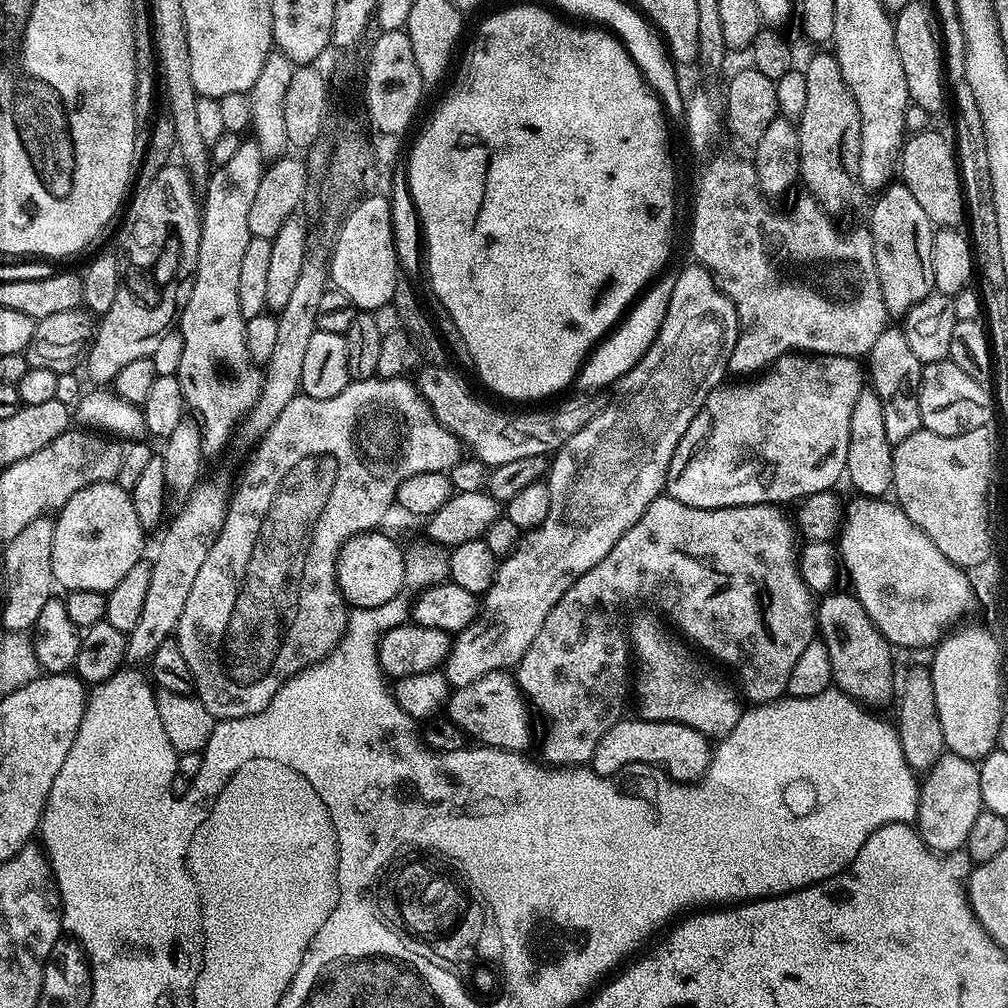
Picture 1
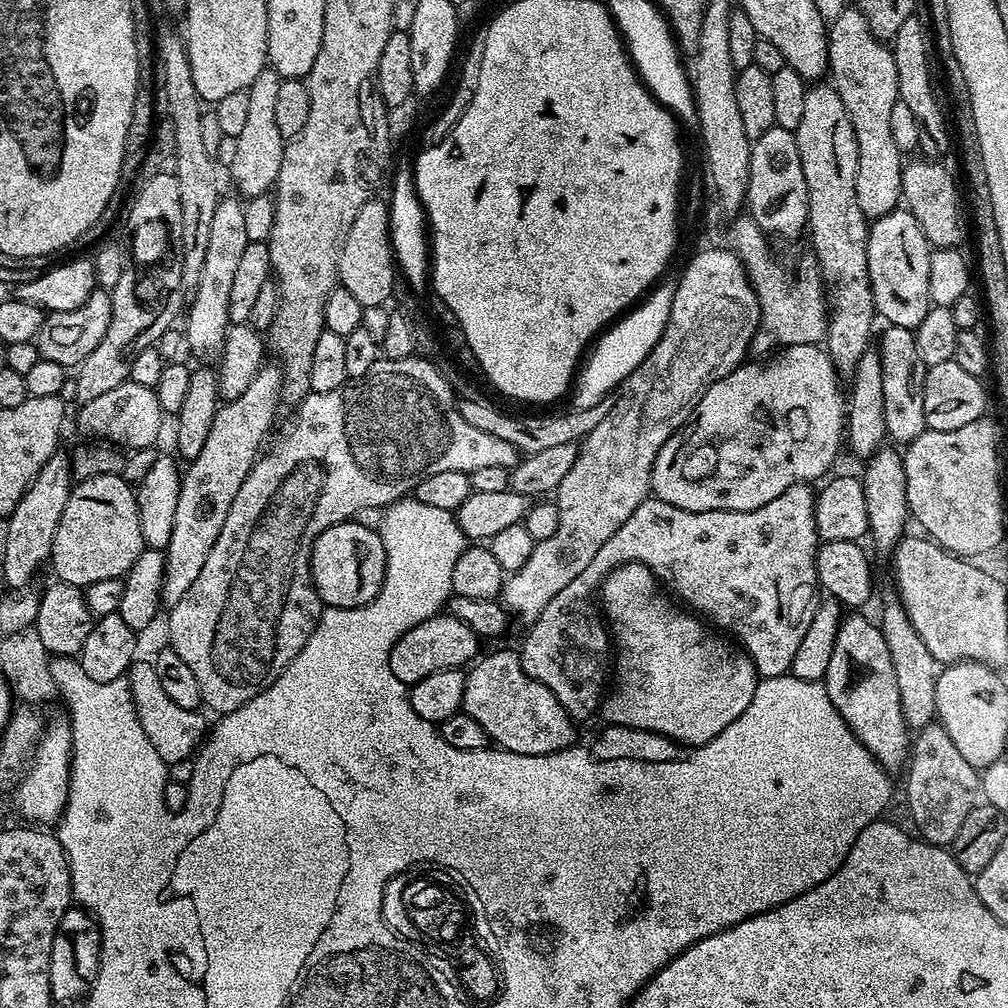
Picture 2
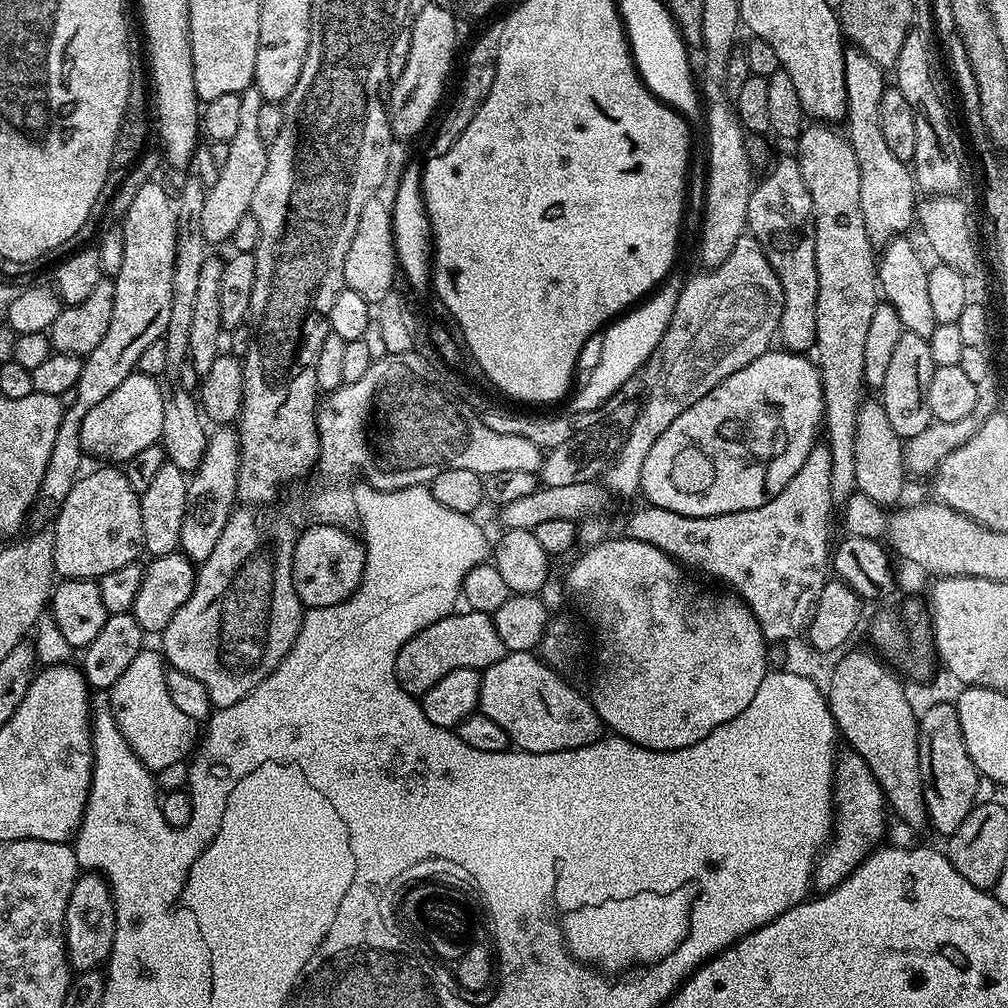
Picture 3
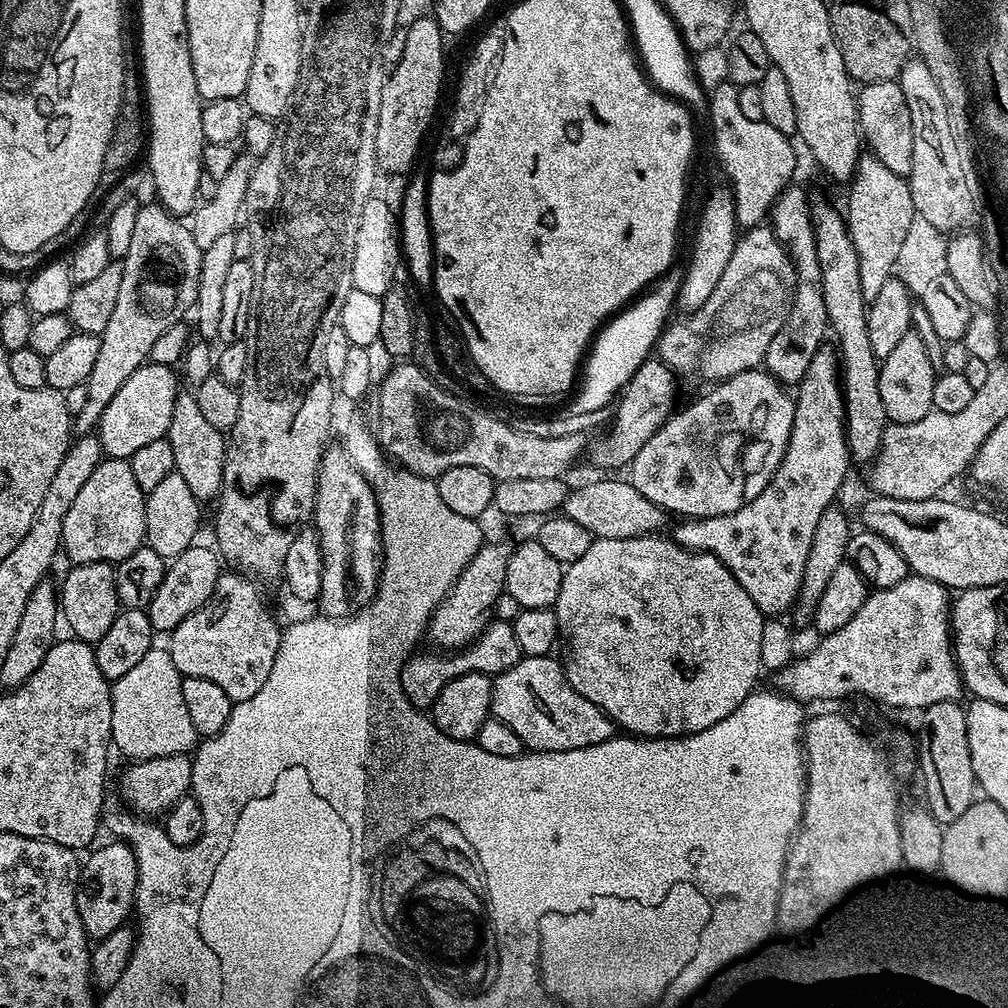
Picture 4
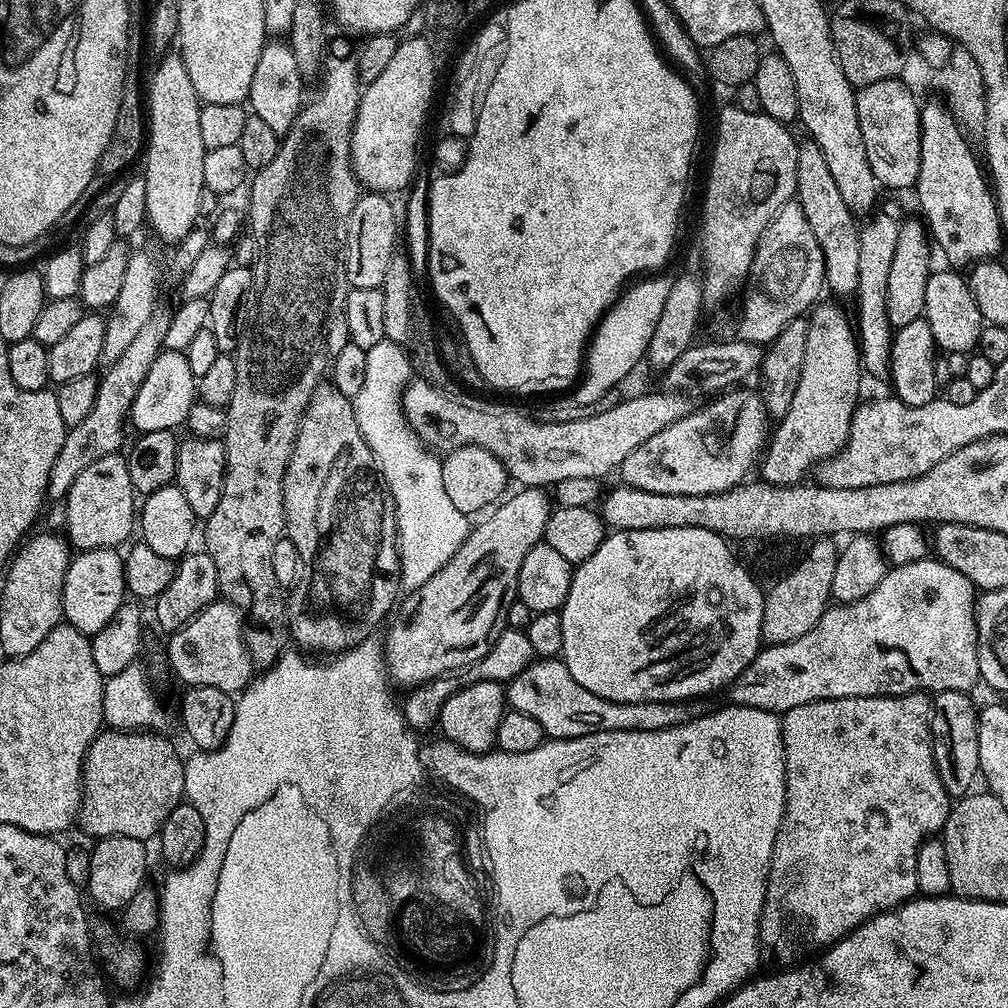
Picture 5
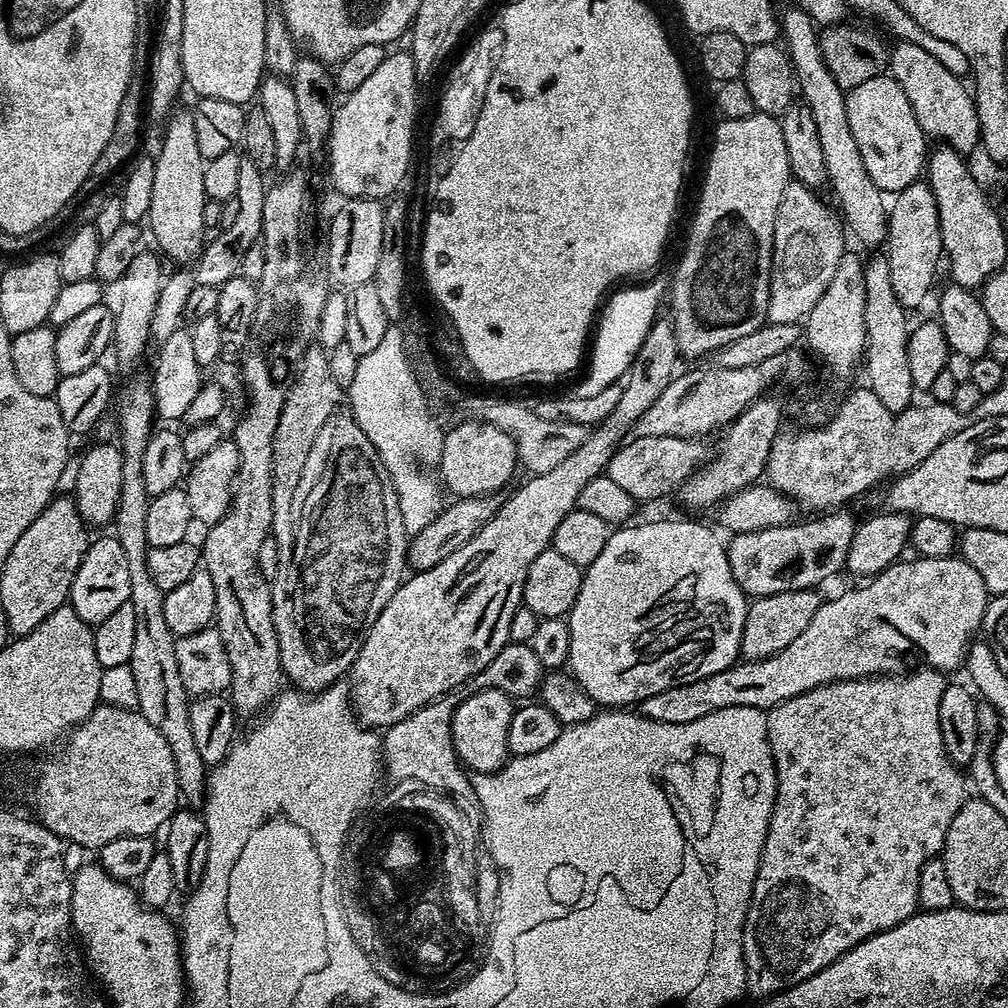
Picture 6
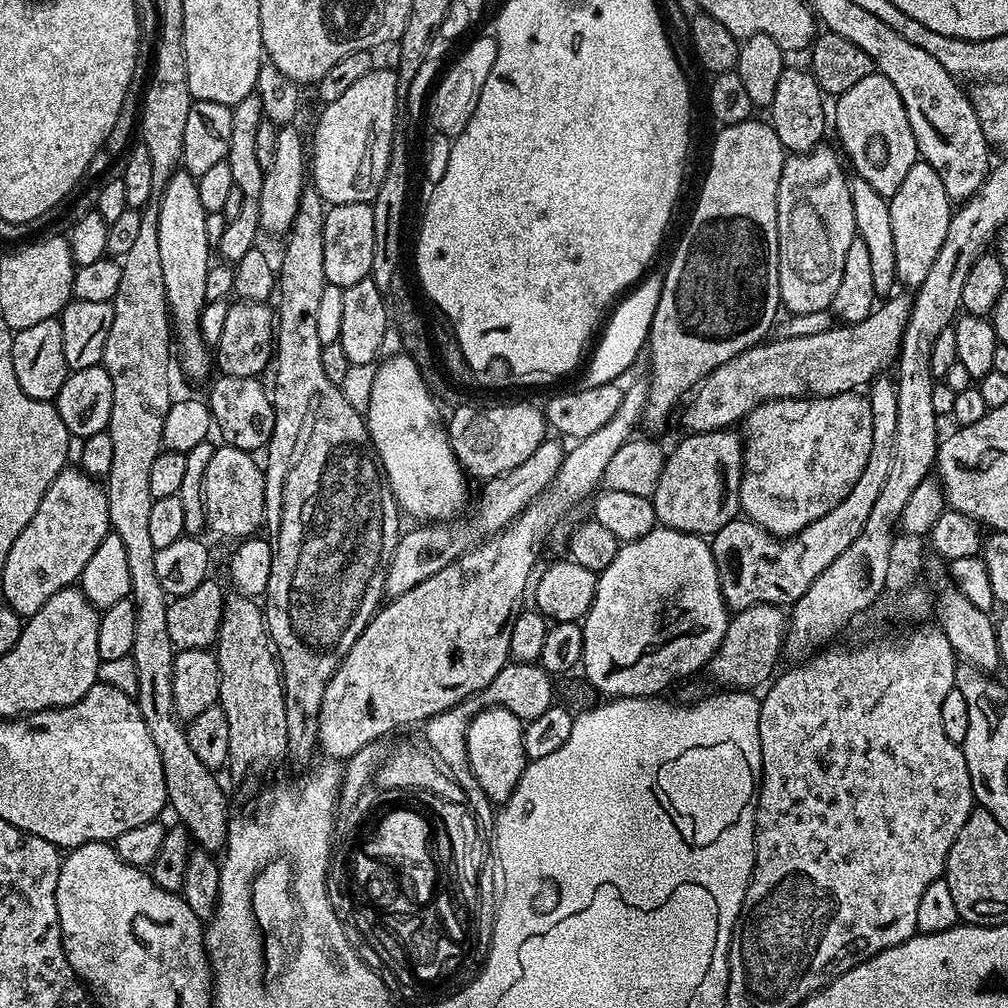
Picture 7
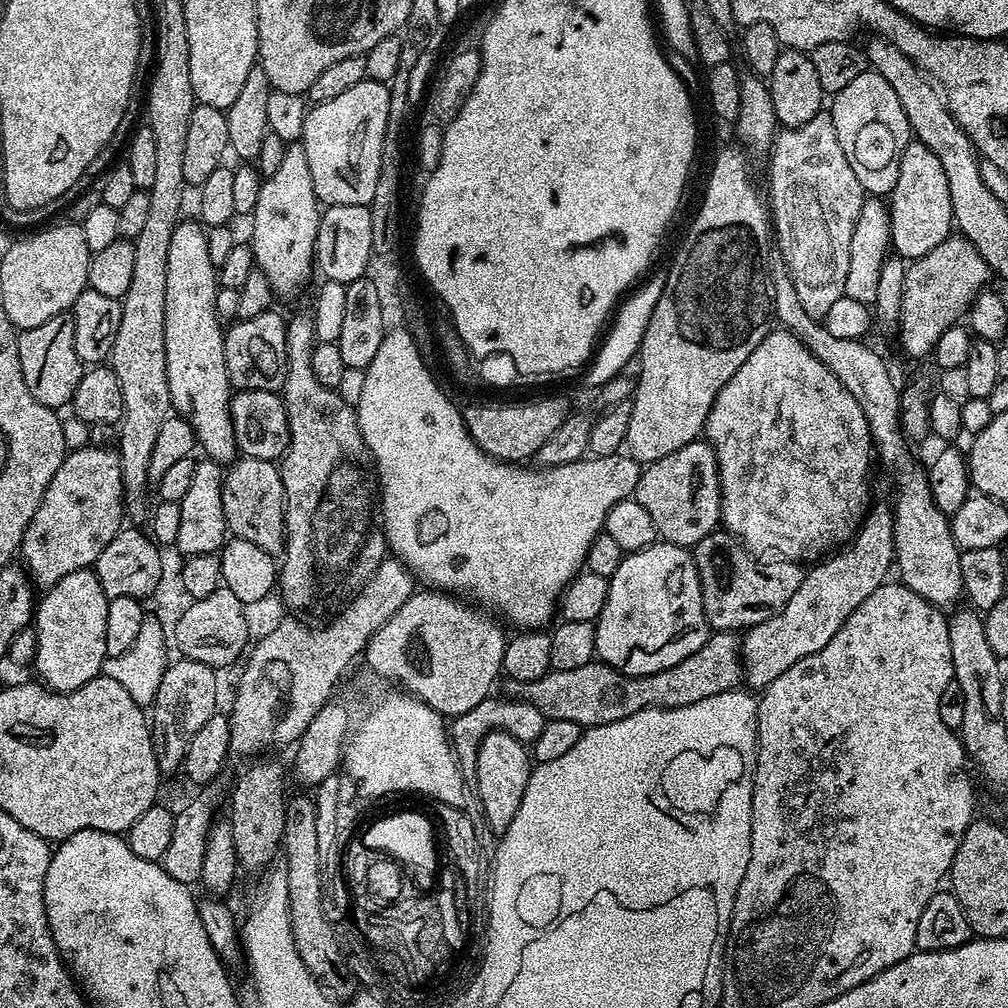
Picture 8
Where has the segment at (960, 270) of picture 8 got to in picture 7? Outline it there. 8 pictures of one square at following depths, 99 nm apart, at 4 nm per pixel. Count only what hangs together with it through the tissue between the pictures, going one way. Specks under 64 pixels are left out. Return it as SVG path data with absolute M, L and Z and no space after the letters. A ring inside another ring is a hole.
M892 298L881 303L857 324L833 326L830 330L822 330L822 334L769 339L767 342L756 344L752 348L747 348L742 354L730 358L730 362L718 366L706 379L700 381L691 395L687 397L679 413L679 416L681 415L680 424L685 428L683 431L691 434L728 430L739 425L749 413L773 400L803 400L818 396L837 396L843 392L856 392L860 390L860 387L863 389L871 385L872 381L887 369L884 368L887 364L888 367L895 365L900 354L900 343L904 341L910 304L907 299L905 301L896 299Z

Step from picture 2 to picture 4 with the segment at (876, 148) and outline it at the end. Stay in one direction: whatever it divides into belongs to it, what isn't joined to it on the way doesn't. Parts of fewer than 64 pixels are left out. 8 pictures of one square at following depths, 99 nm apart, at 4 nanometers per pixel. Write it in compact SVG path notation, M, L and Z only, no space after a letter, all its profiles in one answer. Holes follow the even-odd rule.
M871 154L861 155L850 187L852 193L848 196L846 209L848 232L854 248L858 250L858 278L862 278L862 294L865 301L871 302L878 298L882 285L893 279L897 271L902 242L917 219L916 207L907 179Z

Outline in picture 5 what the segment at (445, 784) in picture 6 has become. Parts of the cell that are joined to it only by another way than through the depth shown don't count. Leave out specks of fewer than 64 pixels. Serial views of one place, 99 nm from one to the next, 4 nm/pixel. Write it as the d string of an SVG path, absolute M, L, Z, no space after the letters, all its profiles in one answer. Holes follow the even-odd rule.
M505 627L500 637L494 642L494 646L490 646L490 650L486 654L482 654L482 658L478 658L478 662L474 662L465 668L459 668L457 672L449 672L446 676L428 680L424 684L417 684L405 695L408 697L402 700L402 707L408 727L413 730L428 728L431 724L433 727L439 721L440 707L446 702L446 698L450 698L450 694L470 686L474 682L498 682L507 685L509 680L518 674L522 674L522 670L526 670L528 665L533 663L533 660L534 653L530 646L527 631Z

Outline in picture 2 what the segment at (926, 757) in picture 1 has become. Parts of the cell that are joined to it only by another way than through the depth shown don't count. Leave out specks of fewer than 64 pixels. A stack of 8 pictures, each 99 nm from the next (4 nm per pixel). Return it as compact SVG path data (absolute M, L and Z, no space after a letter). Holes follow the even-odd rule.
M889 590L884 600L884 609L880 612L878 623L882 638L886 638L886 646L890 646L890 662L894 662L894 678L898 678L898 698L902 702L902 714L909 729L919 730L937 719L936 680L941 674L942 665L934 658L934 654L930 654L930 650L926 650L926 642L918 638L918 630L914 630L914 622L910 622L897 593Z

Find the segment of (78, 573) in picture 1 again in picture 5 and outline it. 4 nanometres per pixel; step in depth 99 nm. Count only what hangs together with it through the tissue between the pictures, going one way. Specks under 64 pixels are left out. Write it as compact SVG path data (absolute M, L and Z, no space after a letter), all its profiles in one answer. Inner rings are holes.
M117 454L106 458L98 458L98 462L86 466L86 470L82 470L82 474L78 474L78 478L74 478L74 486L70 486L66 497L67 504L68 509L64 512L65 518L68 519L66 536L73 549L119 549L121 547L120 544L125 543L124 545L127 545L129 543L128 535L134 532L138 524L138 497L130 482L130 470L128 469L127 459L123 455Z

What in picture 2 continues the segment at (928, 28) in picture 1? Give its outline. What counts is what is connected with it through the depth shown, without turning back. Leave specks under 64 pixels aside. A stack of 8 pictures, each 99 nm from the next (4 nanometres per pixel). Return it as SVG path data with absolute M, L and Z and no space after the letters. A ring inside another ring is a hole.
M913 14L910 18L906 18L906 22L902 22L902 27L898 29L898 34L892 41L890 47L894 54L894 66L898 66L898 90L902 102L906 102L906 106L910 106L910 111L914 113L914 119L918 122L918 134L920 135L919 151L928 158L940 158L940 155L948 148L948 128L950 132L950 124L944 121L944 112L940 109L940 104L936 101L936 92L932 89L932 72L928 67L932 64L932 56L934 60L934 48L930 43L930 32L925 24L919 20L919 15Z

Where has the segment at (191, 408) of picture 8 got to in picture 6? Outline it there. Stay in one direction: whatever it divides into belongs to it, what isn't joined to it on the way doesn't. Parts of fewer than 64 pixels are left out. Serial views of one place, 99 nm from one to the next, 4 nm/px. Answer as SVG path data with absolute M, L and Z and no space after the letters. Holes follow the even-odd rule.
M195 142L188 144L159 145L160 153L155 153L156 169L154 170L154 194L150 198L150 210L146 224L152 227L152 236L156 239L155 247L165 257L177 260L177 265L188 266L199 257L205 243L206 225L204 222L204 187L202 174L206 163L200 155Z

